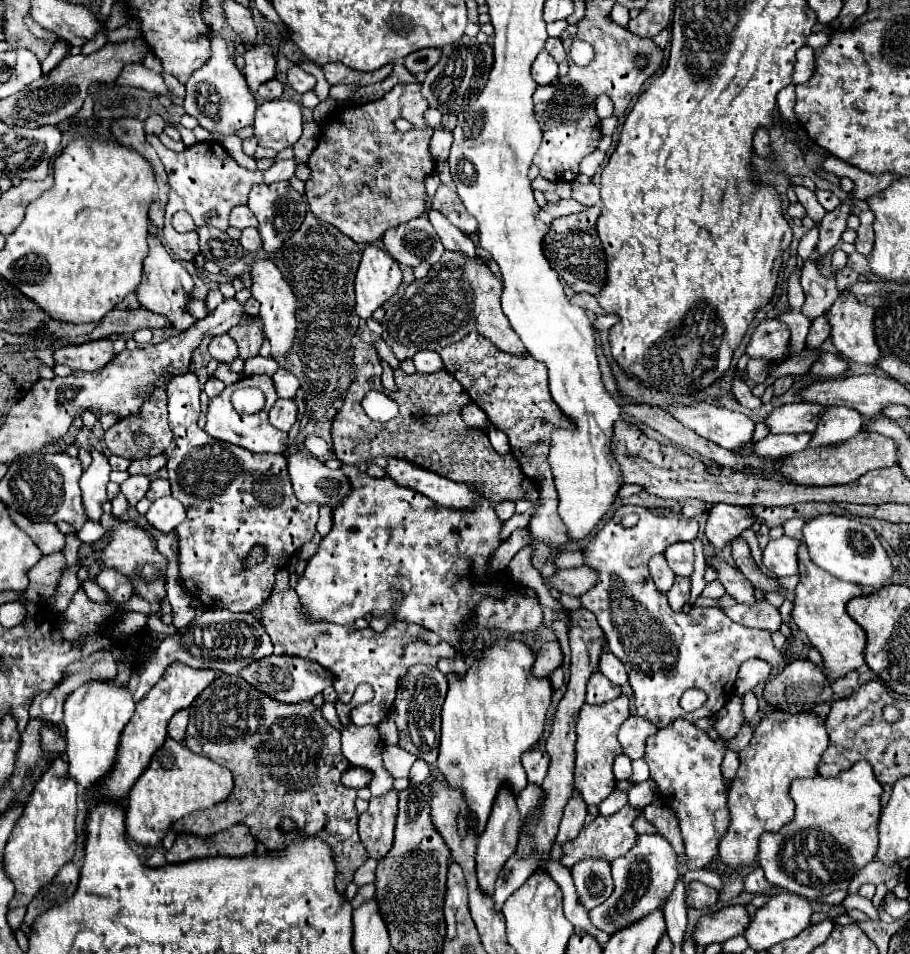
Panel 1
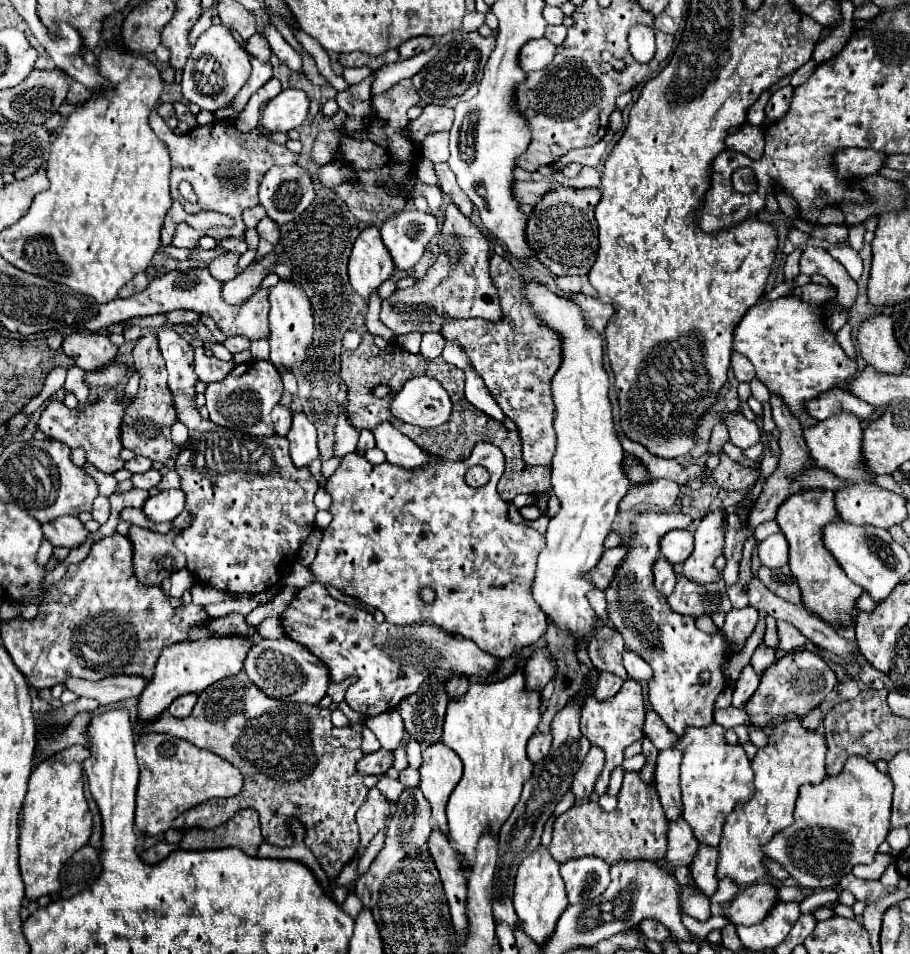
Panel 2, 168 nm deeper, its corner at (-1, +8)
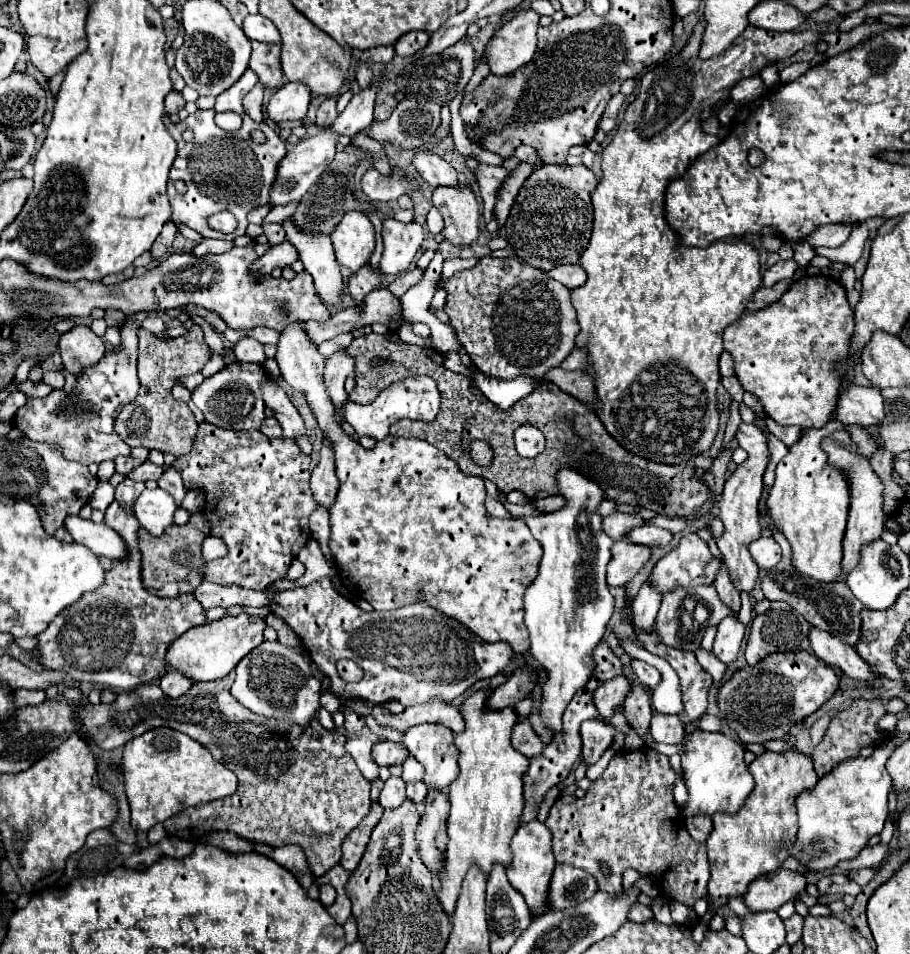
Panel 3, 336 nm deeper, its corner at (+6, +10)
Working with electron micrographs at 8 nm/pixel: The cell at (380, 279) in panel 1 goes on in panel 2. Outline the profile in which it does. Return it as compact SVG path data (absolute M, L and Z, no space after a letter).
M368 226L356 238L348 258L348 278L352 288L368 298L394 272L394 262L382 244L376 226Z

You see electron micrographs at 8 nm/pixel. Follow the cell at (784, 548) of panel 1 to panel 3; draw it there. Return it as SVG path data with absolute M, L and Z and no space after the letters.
M765 536L757 538L755 542L749 544L749 552L751 552L755 564L763 570L773 568L781 560L781 548L773 538L765 538Z

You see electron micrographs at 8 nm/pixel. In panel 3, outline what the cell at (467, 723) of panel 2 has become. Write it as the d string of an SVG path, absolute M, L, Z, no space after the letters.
M477 690L459 708L465 720L465 730L455 734L459 776L449 786L451 812L447 820L447 864L445 874L437 882L437 896L447 914L455 910L463 876L471 864L477 864L485 874L489 874L495 862L501 862L505 868L509 866L509 842L523 812L523 772L527 770L529 760L511 746L511 732L519 718L515 708L487 710L489 692L491 690Z

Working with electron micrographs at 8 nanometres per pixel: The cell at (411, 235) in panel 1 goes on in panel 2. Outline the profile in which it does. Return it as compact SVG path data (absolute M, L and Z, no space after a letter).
M418 210L394 214L380 226L382 242L400 270L410 270L422 258L436 232L434 214Z

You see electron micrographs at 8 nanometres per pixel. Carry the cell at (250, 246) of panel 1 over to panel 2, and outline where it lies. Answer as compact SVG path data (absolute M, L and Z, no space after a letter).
M268 216L260 220L260 224L256 226L256 230L258 230L260 238L266 238L272 244L276 244L280 240L280 226L272 218L268 218Z

